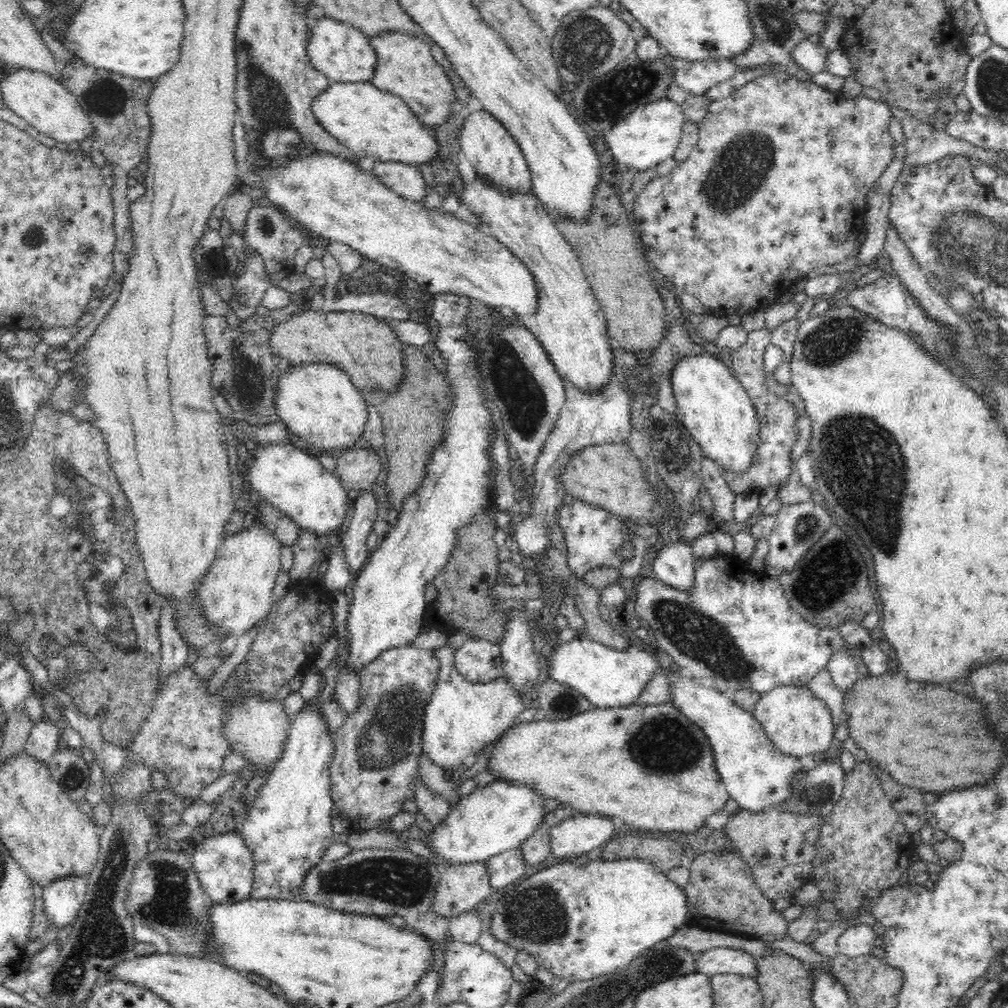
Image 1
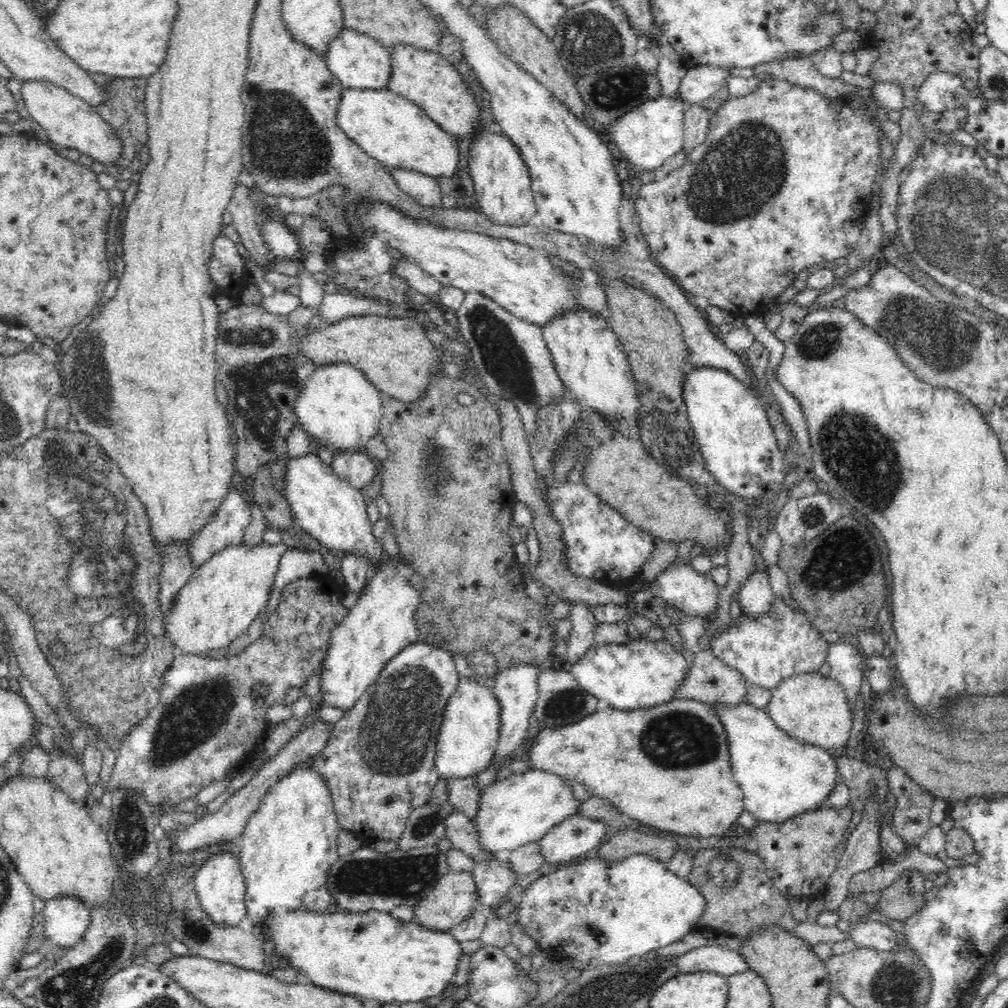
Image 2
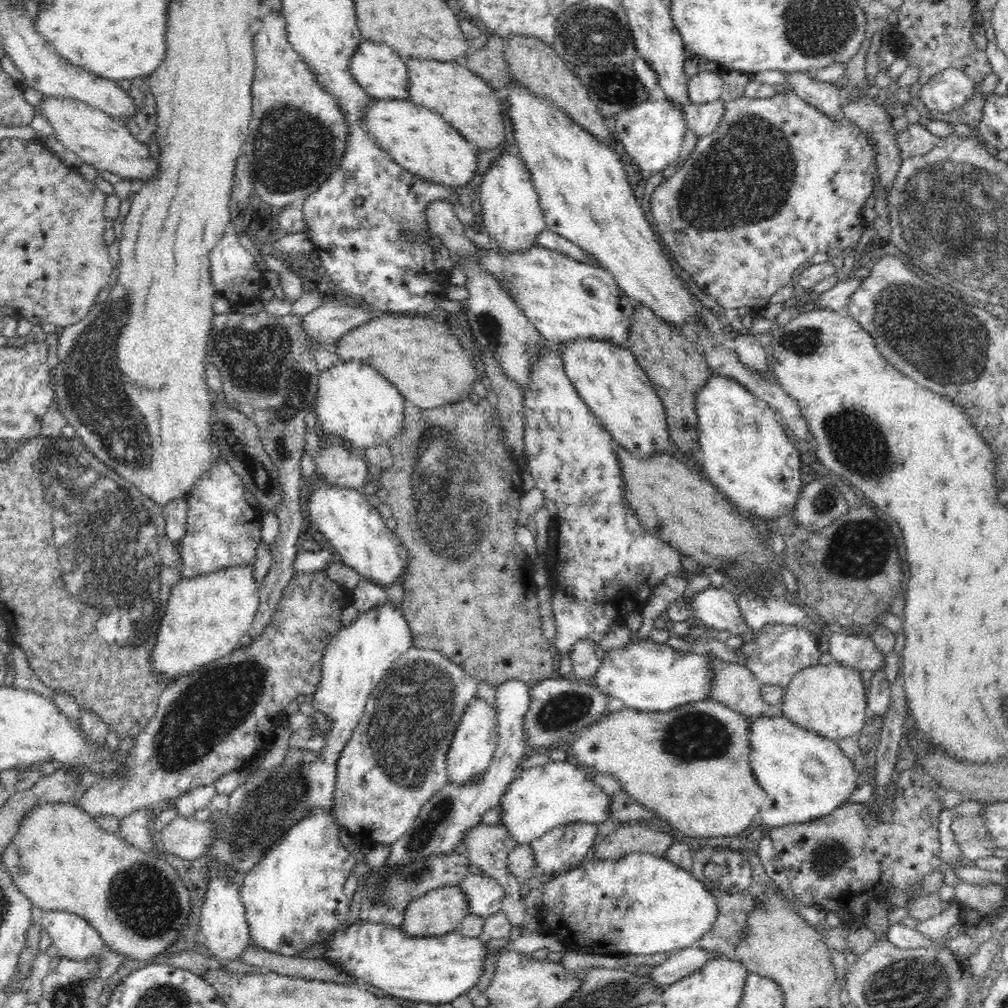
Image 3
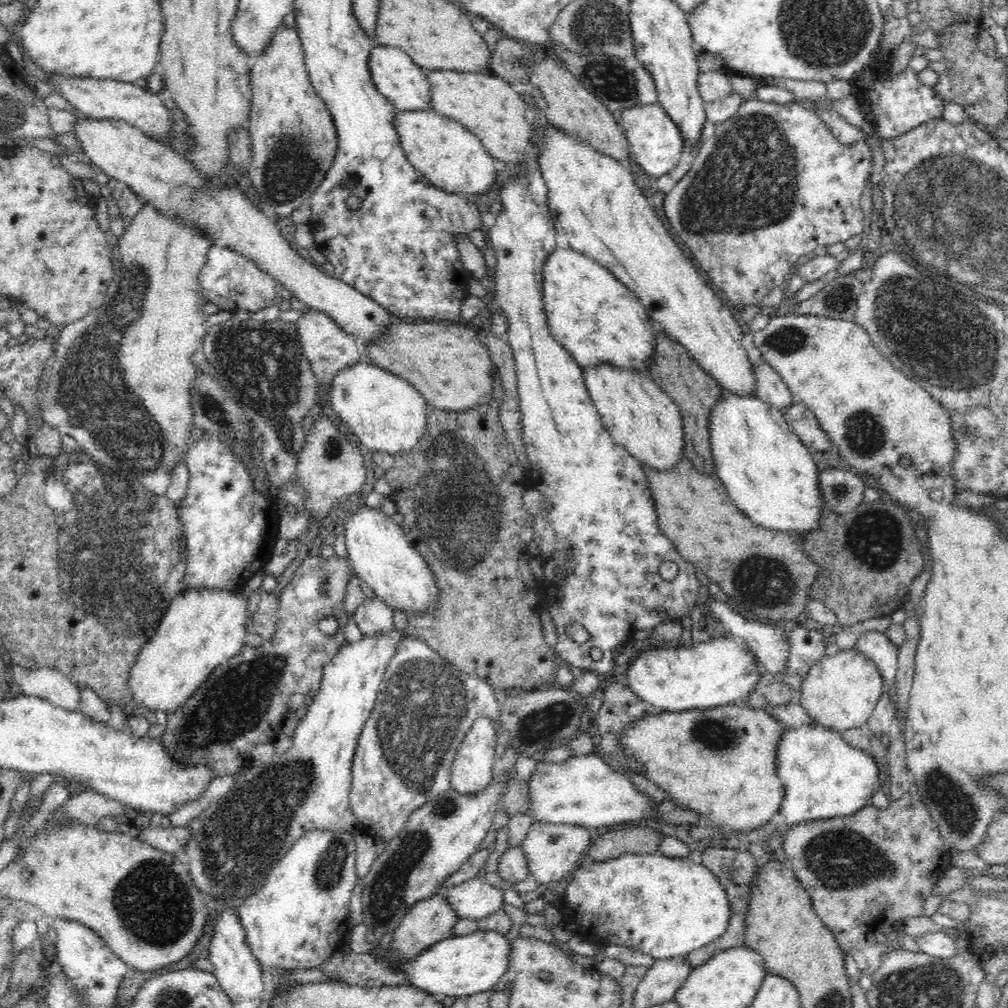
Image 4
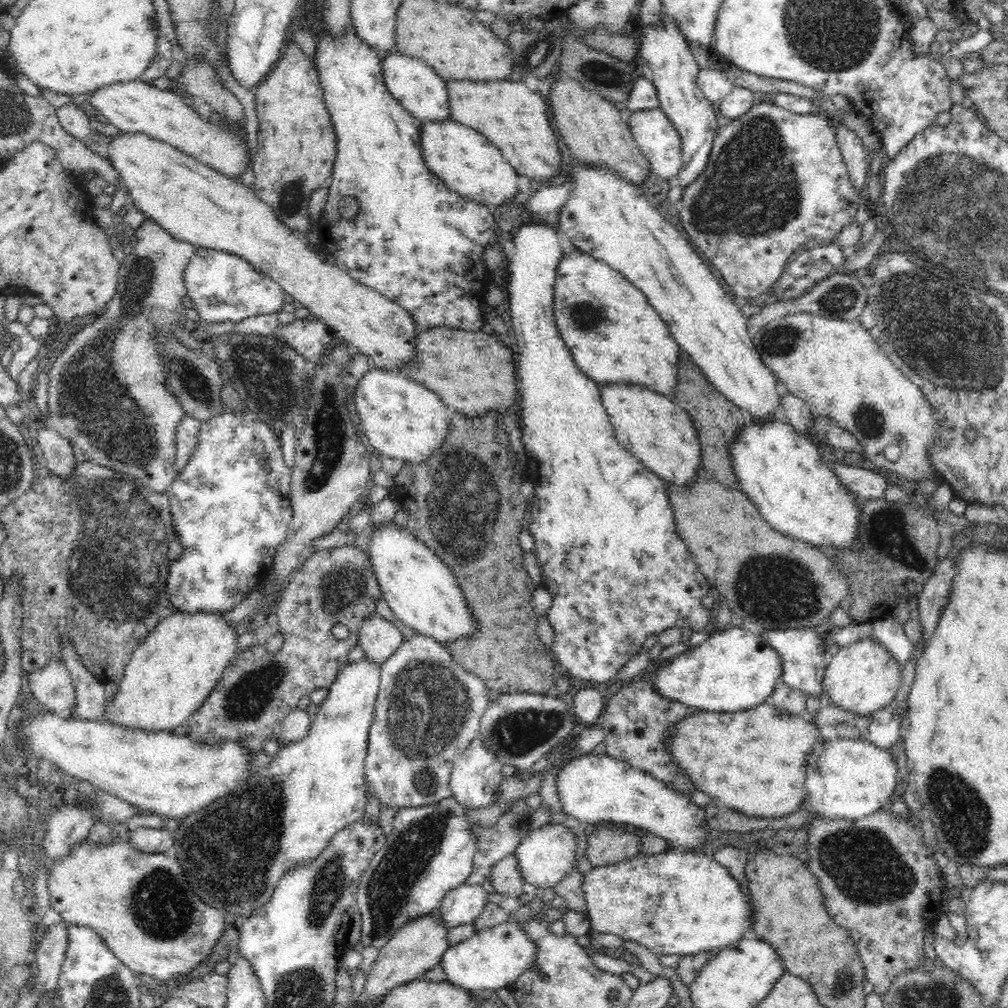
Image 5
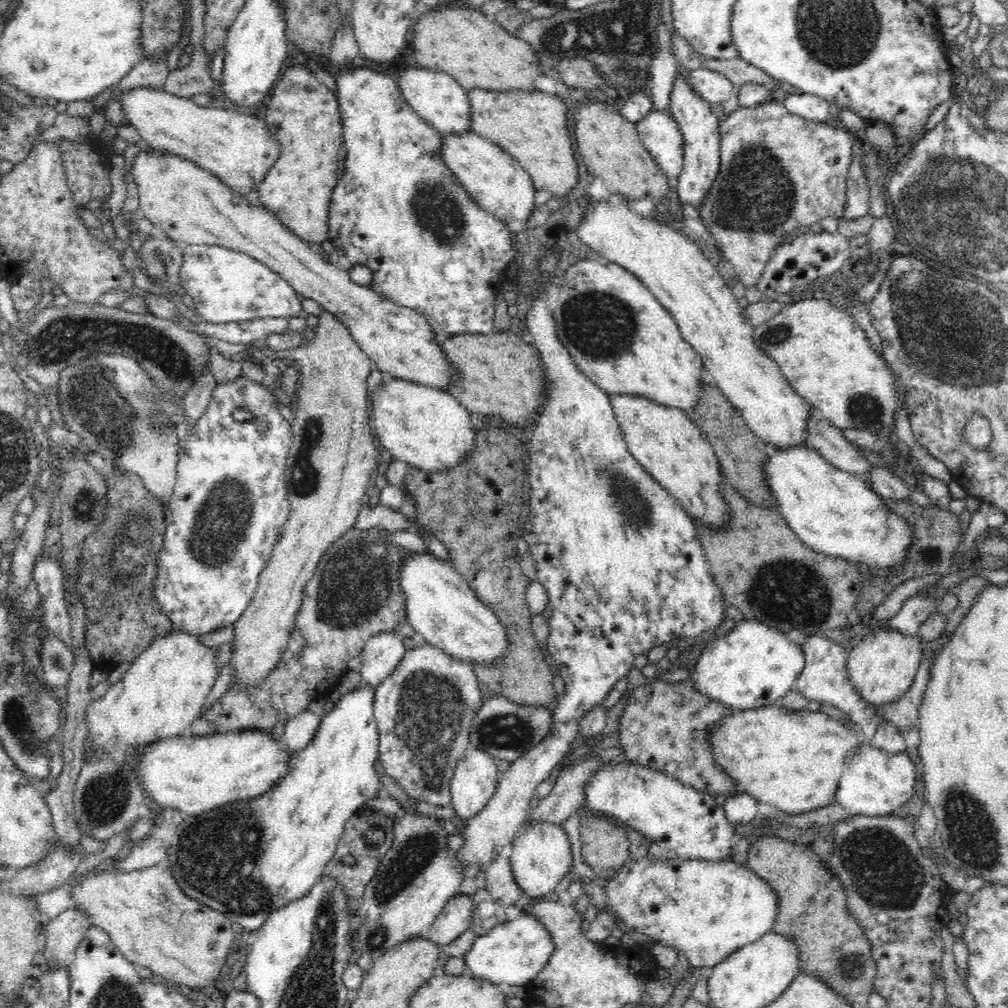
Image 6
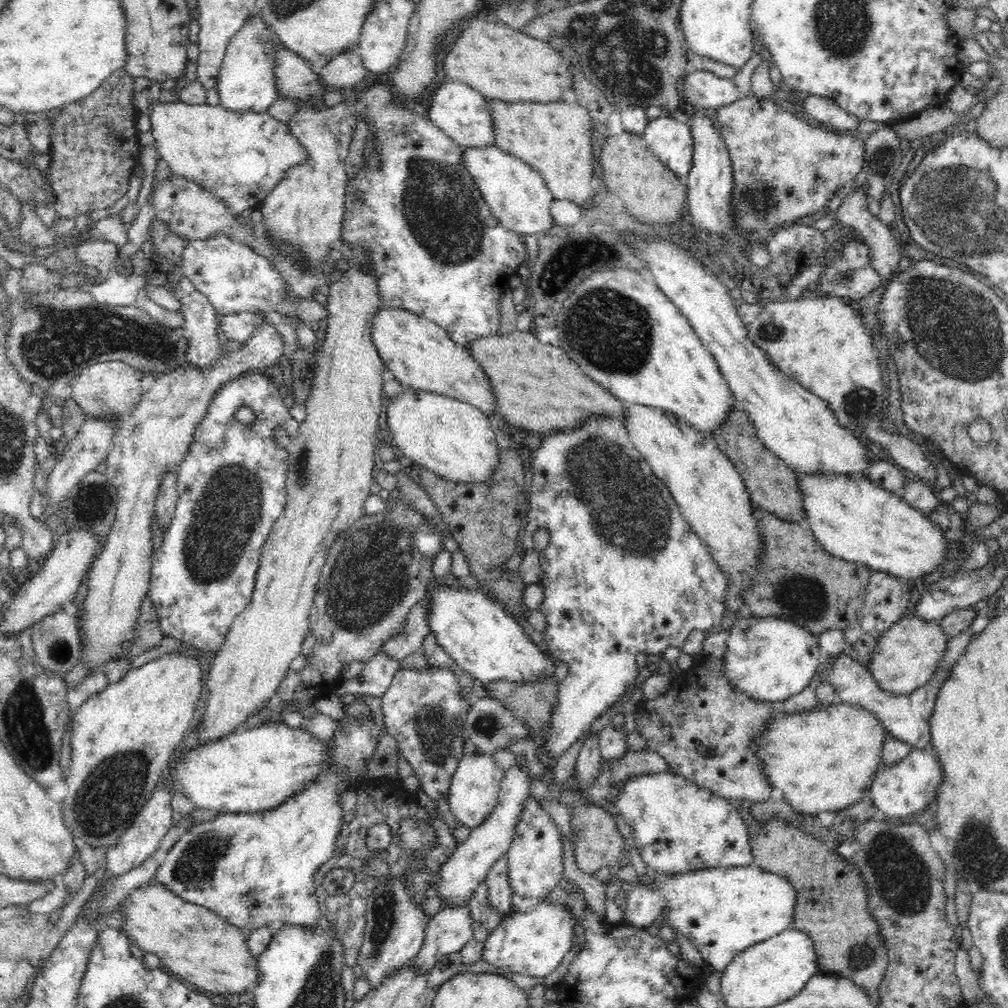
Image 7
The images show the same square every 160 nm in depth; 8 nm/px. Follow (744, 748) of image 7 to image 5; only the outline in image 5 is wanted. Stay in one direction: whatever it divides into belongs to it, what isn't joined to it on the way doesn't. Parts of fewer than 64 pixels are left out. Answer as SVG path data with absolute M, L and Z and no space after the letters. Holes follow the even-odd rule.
M645 677L629 680L628 686L612 694L601 714L598 725L605 734L603 742L606 745L606 754L646 772L678 793L694 793L696 787L672 760L671 752L665 747L665 738L673 731L677 722L698 711L700 710L681 702L667 700L655 691L653 684Z

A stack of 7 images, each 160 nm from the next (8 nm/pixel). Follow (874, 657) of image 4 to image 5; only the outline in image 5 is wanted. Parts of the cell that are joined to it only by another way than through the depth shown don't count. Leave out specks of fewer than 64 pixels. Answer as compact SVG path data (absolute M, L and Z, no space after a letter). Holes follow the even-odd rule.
M893 614L874 620L871 638L878 644L885 646L892 658L895 658L902 669L908 658L914 652L914 643L908 640L903 624L896 623Z

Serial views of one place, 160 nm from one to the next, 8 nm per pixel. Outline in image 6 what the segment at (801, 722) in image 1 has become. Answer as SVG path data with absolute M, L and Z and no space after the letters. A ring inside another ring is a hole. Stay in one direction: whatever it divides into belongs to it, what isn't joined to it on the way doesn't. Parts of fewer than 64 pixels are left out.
M876 625L870 631L866 631L861 639L849 645L846 659L848 680L868 704L881 706L895 701L914 682L924 651L920 645L922 641L919 634L904 636Z

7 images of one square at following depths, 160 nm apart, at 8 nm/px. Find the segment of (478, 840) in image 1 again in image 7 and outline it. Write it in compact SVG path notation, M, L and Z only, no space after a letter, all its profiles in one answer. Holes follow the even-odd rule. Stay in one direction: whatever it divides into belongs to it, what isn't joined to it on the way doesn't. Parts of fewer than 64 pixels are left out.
M666 771L631 777L622 783L620 796L613 803L626 824L633 828L640 855L653 872L673 875L705 868L750 866L753 863L751 836L747 822L742 820L738 810L729 804L728 799L718 797L680 775Z

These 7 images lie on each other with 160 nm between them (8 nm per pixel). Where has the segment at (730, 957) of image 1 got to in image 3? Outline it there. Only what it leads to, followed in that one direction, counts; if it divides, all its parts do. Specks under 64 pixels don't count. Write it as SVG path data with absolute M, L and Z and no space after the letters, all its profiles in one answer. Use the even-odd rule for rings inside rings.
M690 946L670 954L662 964L653 967L650 979L656 987L664 990L673 982L688 976L704 968L710 960L723 958L722 955L714 955L700 946Z

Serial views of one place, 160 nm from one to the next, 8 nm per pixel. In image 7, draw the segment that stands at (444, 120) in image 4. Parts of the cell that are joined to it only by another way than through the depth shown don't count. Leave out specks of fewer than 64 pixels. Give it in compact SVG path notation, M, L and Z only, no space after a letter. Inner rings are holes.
M496 145L463 148L461 159L494 218L504 228L525 236L547 232L554 226L550 203L556 198L553 198L541 174L530 165Z

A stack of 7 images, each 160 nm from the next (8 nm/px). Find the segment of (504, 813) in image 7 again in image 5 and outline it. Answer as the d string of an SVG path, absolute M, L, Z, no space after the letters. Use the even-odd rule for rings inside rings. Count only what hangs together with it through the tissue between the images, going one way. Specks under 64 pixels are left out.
M531 221L528 223L523 224L518 229L516 229L513 233L510 232L502 237L502 240L505 243L505 247L511 248L511 244L513 244L514 252L507 254L505 262L508 265L505 267L505 290L506 293L506 302L510 304L510 322L512 323L512 328L514 329L514 343L513 347L516 349L516 361L517 361L517 374L518 374L518 386L517 390L520 392L520 398L522 398L522 408L521 408L521 416L522 416L522 443L524 443L524 447L528 452L532 452L530 454L530 458L534 460L534 462L538 462L538 464L546 464L546 466L536 466L536 472L538 472L538 478L540 480L546 480L546 482L552 482L552 484L536 484L533 486L535 488L534 496L532 498L531 503L531 510L532 510L532 521L529 525L529 531L534 537L535 540L535 547L533 549L533 553L538 557L538 563L542 567L543 577L544 577L544 588L548 591L553 598L552 606L550 610L547 612L548 620L552 627L554 627L554 644L552 646L552 650L560 662L563 669L568 670L567 674L570 676L574 676L574 678L580 678L580 680L588 680L588 682L608 682L612 680L618 671L627 663L630 656L634 656L641 648L642 644L646 640L647 636L651 634L659 635L661 632L664 632L667 628L678 627L678 628L691 628L694 632L702 632L708 631L712 625L714 618L710 615L710 611L707 611L706 608L702 605L702 598L708 595L708 591L711 589L710 582L707 581L705 574L702 574L700 570L698 570L698 566L696 566L696 562L690 558L690 554L688 554L688 550L686 550L686 544L678 538L678 534L676 534L676 530L674 530L674 510L670 508L670 502L668 502L668 498L666 498L666 486L667 483L662 480L658 475L650 472L650 469L647 469L632 453L626 451L621 445L620 442L616 439L615 432L613 426L611 425L610 415L606 412L604 405L602 404L602 399L600 396L600 385L596 383L594 380L591 380L586 374L582 373L582 370L578 369L575 360L573 359L573 354L571 351L566 347L564 340L560 337L558 333L557 324L555 322L554 317L554 310L553 310L553 302L554 302L554 283L558 268L558 263L560 262L562 254L562 246L558 241L558 236L556 235L557 230L554 227L542 223L536 223L536 221Z

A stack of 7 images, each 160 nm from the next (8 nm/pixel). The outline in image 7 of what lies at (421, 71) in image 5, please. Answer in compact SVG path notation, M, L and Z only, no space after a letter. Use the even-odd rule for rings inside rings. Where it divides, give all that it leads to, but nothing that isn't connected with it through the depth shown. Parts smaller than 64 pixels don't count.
M447 78L446 82L432 91L428 112L428 118L463 148L495 145L493 120L488 108L488 100L466 83Z

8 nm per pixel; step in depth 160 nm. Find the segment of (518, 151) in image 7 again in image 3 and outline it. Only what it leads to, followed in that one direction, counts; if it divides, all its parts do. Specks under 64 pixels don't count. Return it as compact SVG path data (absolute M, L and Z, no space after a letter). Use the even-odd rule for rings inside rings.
M408 57L404 60L407 68L407 94L413 104L434 111L451 124L475 148L491 149L502 147L506 140L502 112L504 104L495 90L464 63L440 62L434 59Z

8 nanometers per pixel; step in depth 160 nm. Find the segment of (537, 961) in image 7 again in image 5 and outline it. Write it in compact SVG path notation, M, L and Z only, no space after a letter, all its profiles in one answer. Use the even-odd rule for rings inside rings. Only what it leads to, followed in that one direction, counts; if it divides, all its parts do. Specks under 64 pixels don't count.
M503 923L493 928L477 931L471 937L452 943L439 960L446 979L458 988L479 992L495 990L511 985L519 974L535 963L537 946L517 923Z

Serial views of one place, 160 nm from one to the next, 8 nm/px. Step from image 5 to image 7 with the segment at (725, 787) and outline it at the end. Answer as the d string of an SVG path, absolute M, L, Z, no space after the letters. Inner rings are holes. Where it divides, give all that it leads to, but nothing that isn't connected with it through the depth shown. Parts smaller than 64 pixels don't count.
M835 702L829 707L819 705L818 708L814 708L812 711L801 713L786 713L784 710L774 713L767 722L765 729L761 732L761 735L757 738L757 745L755 746L757 749L755 752L757 752L757 756L759 756L763 764L763 775L768 779L768 783L774 789L782 791L784 799L788 801L794 811L797 813L807 813L808 815L816 815L822 812L840 812L846 808L849 809L852 805L859 802L863 794L870 790L870 783L874 780L873 774L883 762L881 757L882 745L888 735L890 735L889 732L883 728L875 714L851 704Z

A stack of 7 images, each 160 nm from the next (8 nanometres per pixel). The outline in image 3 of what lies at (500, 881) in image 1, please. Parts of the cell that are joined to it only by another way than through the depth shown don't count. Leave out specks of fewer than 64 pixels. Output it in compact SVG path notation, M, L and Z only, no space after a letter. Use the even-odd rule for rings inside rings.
M477 871L468 875L459 886L468 897L471 914L486 920L501 910L505 890L495 878Z

